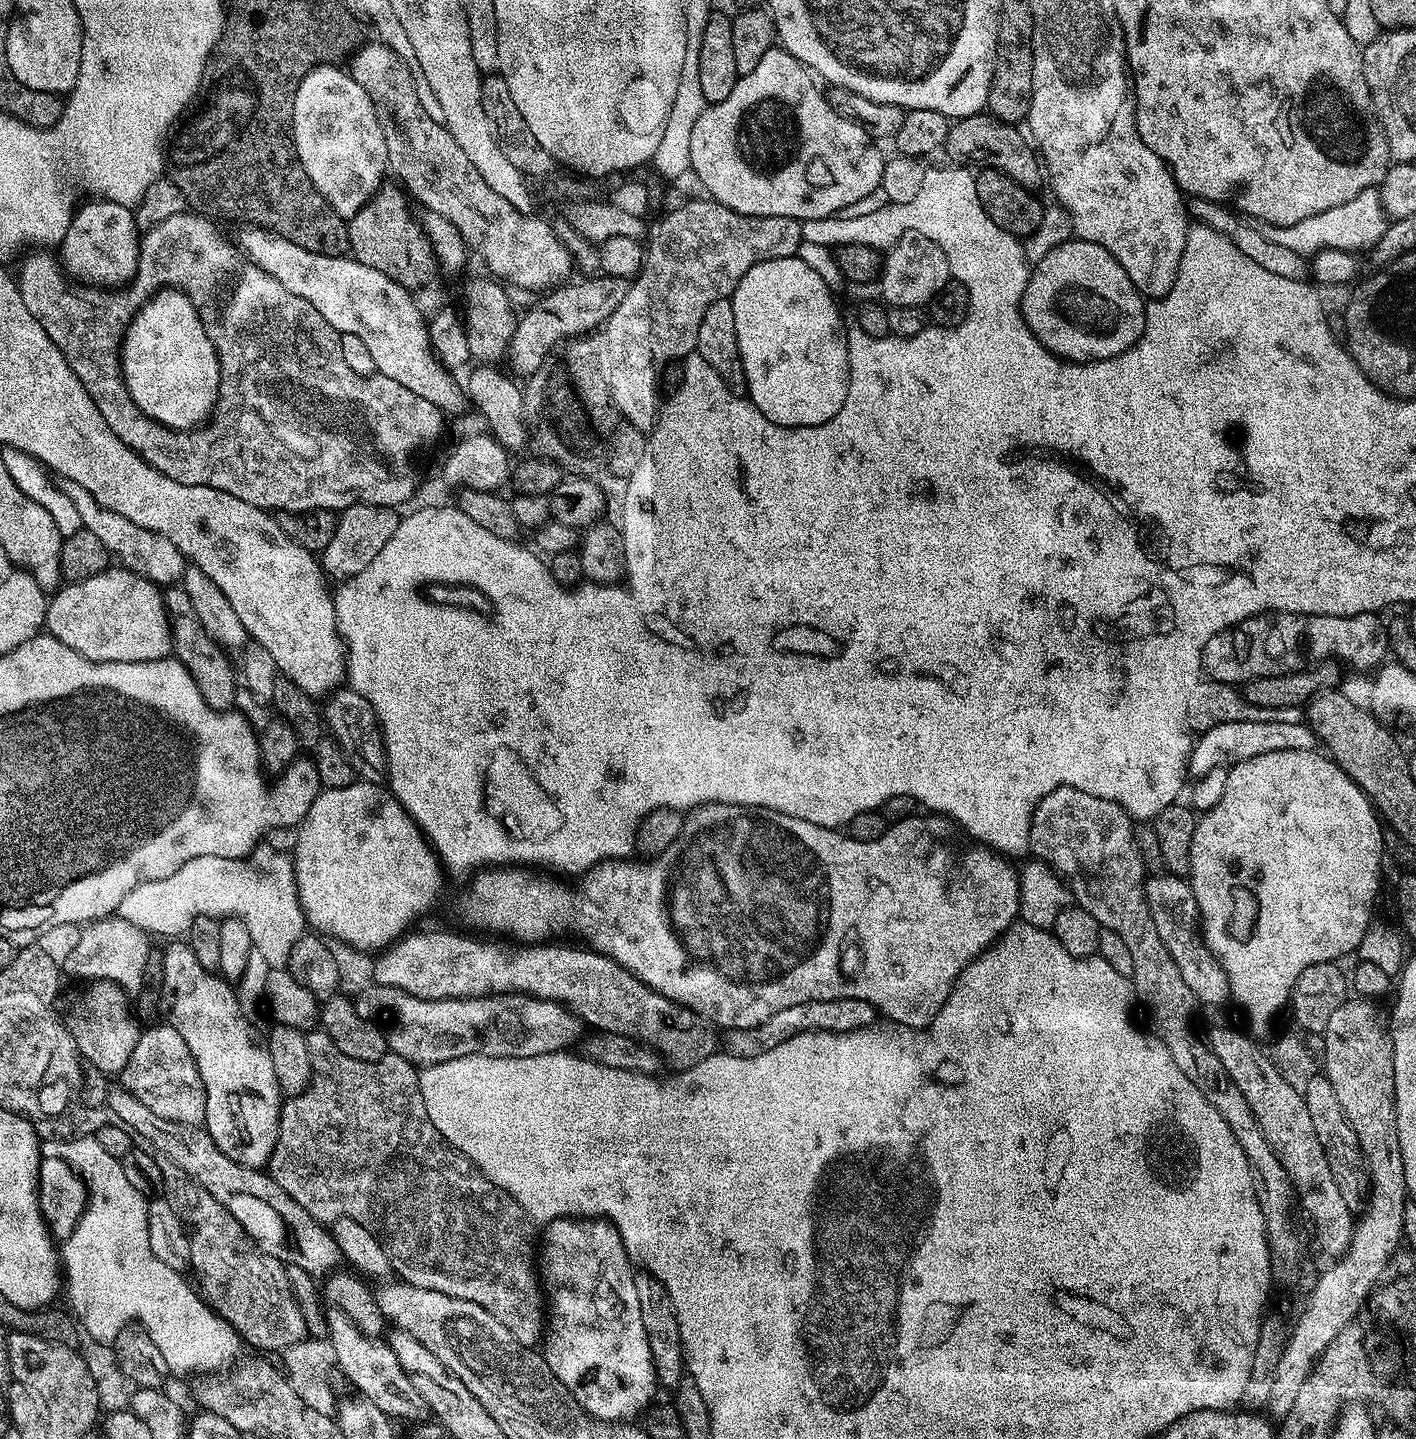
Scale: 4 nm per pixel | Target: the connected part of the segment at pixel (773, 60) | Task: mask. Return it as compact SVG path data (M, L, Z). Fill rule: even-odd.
M773 46L766 54L762 54L758 66L754 66L754 70L750 70L750 74L746 74L737 80L734 90L730 90L727 98L722 98L722 102L710 104L705 108L702 118L698 118L698 122L694 125L694 131L690 138L690 162L692 163L690 172L693 177L696 175L700 179L701 186L708 191L705 193L711 199L716 200L722 206L726 206L738 214L746 214L747 216L781 216L782 218L794 218L803 222L810 218L835 216L843 207L850 206L851 203L867 201L867 196L872 191L875 193L879 189L886 159L885 153L882 154L875 148L874 145L876 144L872 136L869 135L863 125L847 120L846 117L840 117L829 106L827 95L823 91L820 93L816 89L815 83L817 84L817 81L814 79L813 73L809 72L803 64L799 64L783 48Z

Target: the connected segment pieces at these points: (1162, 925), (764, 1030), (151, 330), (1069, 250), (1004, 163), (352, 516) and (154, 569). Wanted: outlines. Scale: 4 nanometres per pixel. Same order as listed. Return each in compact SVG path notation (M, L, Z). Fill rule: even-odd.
M1149 875L1144 881L1144 897L1146 906L1150 906L1150 918L1154 918L1154 926L1158 926L1158 938L1162 938L1166 950L1170 950L1174 966L1178 966L1186 986L1190 986L1197 1001L1201 1005L1229 1003L1228 975L1204 941L1192 885L1183 876Z
M842 998L841 1000L819 1000L788 1004L786 1010L778 1010L774 1018L762 1022L756 1028L729 1028L723 1033L722 1044L733 1056L756 1056L759 1052L774 1050L778 1042L797 1036L800 1032L856 1032L877 1023L876 1007L865 1000Z
M161 288L137 310L127 324L119 345L120 374L134 406L138 406L142 414L164 428L186 432L201 427L216 411L216 399L220 393L220 363L188 295L177 288Z
M1073 238L1054 246L1050 250L1050 254L1046 254L1046 258L1035 261L1028 277L1028 285L1024 291L1020 309L1024 315L1024 321L1030 326L1030 330L1038 338L1038 342L1042 342L1042 346L1046 346L1055 356L1061 356L1063 360L1073 360L1076 364L1090 364L1093 360L1109 360L1115 356L1120 356L1127 348L1133 348L1140 341L1140 335L1144 332L1146 300L1134 286L1134 282L1130 282L1130 274L1126 274L1126 270L1122 270L1119 262L1106 250L1102 250L1102 246L1098 246L1094 242Z
M991 114L961 116L948 129L946 152L956 159L953 161L963 162L968 166L995 168L1014 178L1014 182L1022 187L1036 190L1039 189L1040 180L1042 184L1042 160L1029 137L1020 131L1017 125L1004 124Z
M354 503L343 509L337 517L334 537L324 547L320 554L321 568L327 577L336 578L342 582L352 576L357 576L374 562L379 551L390 542L400 521L398 512L380 504Z
M63 481L62 487L64 493L70 498L70 502L74 502L74 506L78 506L82 527L93 532L100 539L102 546L106 546L109 557L116 559L117 556L120 559L117 561L123 567L128 568L134 574L144 576L157 586L179 585L183 581L186 557L178 550L178 546L174 546L174 542L170 542L168 538L154 530L134 526L134 522L122 518L114 510L102 508L90 493L82 490L82 486L78 486L74 482Z

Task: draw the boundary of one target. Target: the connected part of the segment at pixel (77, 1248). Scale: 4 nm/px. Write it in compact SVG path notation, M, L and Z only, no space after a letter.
M92 1134L78 1136L75 1140L43 1141L42 1152L44 1156L62 1158L62 1162L72 1167L88 1186L88 1205L70 1238L62 1244L66 1296L68 1292L68 1300L73 1308L71 1311L79 1327L88 1330L98 1342L111 1345L127 1324L143 1322L143 1328L150 1334L150 1338L154 1338L154 1346L162 1350L162 1358L166 1358L166 1366L173 1377L192 1376L195 1372L216 1374L212 1372L220 1372L228 1367L231 1369L237 1363L236 1355L242 1349L240 1337L204 1301L199 1291L189 1281L189 1285L184 1281L185 1277L181 1273L170 1270L166 1262L158 1262L158 1258L154 1258L154 1250L150 1250L150 1238L146 1234L148 1200L138 1190L134 1190L134 1186L130 1186L122 1161L114 1158L114 1154L106 1154L106 1150L98 1146Z

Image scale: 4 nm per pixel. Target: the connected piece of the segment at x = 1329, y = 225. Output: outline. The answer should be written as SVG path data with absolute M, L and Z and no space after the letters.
M1367 188L1342 206L1322 210L1322 214L1310 214L1310 218L1302 218L1302 222L1294 222L1294 226L1269 227L1267 233L1274 242L1301 254L1315 254L1327 248L1353 253L1358 248L1366 250L1376 244L1386 233L1389 223L1390 217L1384 213L1379 191Z

